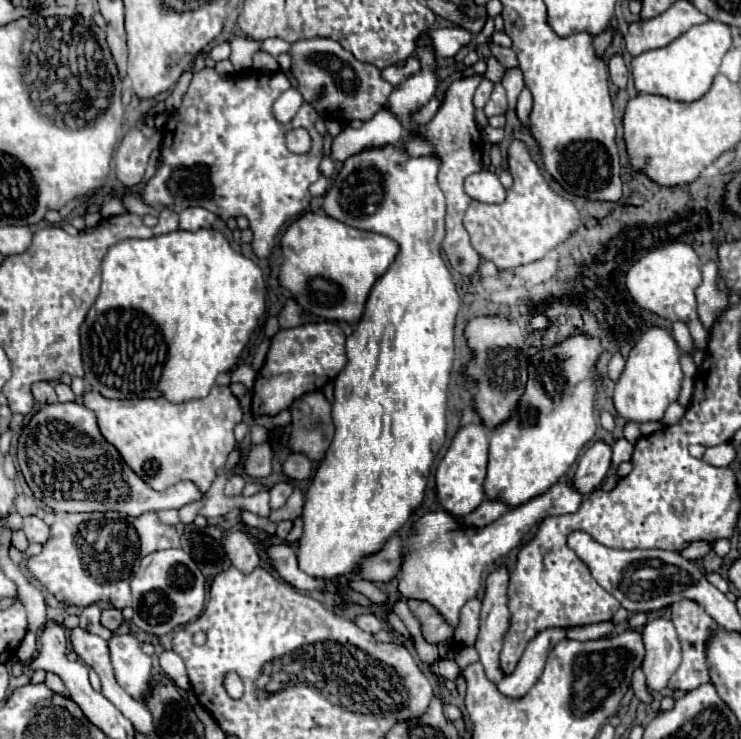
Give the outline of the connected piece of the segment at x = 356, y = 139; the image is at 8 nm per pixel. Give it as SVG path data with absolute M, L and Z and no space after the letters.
M381 109L373 119L365 121L361 129L345 127L335 139L333 139L333 159L345 161L357 153L363 153L365 149L383 149L385 145L395 145L405 127L393 113L387 109Z

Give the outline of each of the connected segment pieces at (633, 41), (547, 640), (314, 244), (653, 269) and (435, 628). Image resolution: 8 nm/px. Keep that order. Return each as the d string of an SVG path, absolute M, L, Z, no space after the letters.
M675 1L665 13L629 25L629 33L625 37L627 51L635 57L651 49L665 47L675 41L681 33L689 31L693 25L705 21L709 21L709 17L701 13L693 3Z
M547 629L543 633L539 633L525 649L517 669L503 677L497 683L497 689L513 699L519 699L523 695L527 695L527 691L537 683L537 679L543 673L545 667L545 659L549 655L549 651L557 645L557 641L561 641L565 637L565 629Z
M305 213L283 233L281 251L285 263L279 281L303 309L323 319L357 323L371 287L395 261L399 245L385 235L349 227L325 213Z
M671 243L661 249L649 251L645 257L635 261L625 277L625 285L631 293L631 297L641 305L641 309L649 309L651 313L669 319L679 321L683 319L677 313L689 313L685 323L689 323L689 331L695 339L695 345L699 349L707 347L707 329L701 325L697 317L697 303L695 303L695 289L701 285L701 269L699 269L699 257L695 251L685 243Z
M407 601L407 603L423 625L425 641L439 643L439 641L445 641L447 637L451 637L451 627L441 619L441 615L429 603L423 603L423 601Z

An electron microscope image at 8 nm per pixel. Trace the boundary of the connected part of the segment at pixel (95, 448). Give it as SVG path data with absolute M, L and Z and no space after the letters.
M53 403L41 407L23 427L17 461L33 495L55 513L123 511L131 517L139 517L147 511L181 509L185 503L203 497L191 481L181 481L165 491L151 489L127 467L117 449L103 439L95 413L81 403Z

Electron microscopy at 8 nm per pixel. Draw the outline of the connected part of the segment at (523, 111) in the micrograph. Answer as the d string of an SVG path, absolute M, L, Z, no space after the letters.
M525 87L525 89L521 91L521 95L519 95L519 99L517 99L517 107L515 107L515 113L517 113L517 117L519 117L519 121L521 121L523 125L525 125L525 123L527 123L527 119L529 119L531 103L533 103L531 93L529 93L529 89Z

